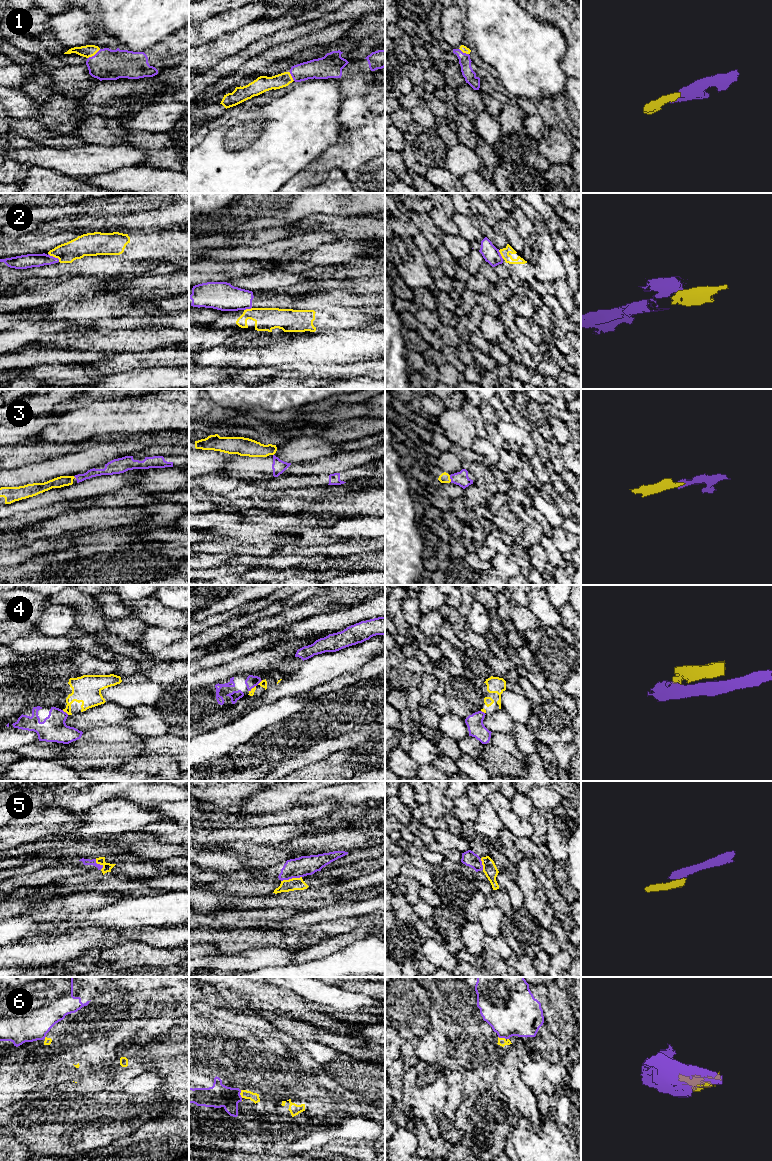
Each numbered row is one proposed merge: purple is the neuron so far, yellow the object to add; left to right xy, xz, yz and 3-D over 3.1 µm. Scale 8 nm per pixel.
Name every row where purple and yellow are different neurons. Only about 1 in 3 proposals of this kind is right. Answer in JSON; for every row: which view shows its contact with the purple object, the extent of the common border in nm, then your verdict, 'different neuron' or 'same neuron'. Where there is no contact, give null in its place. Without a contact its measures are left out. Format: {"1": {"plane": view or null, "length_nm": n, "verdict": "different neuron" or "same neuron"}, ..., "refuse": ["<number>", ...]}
{"1": {"plane": "xy", "length_nm": 130, "verdict": "same neuron"}, "2": {"plane": "xy", "length_nm": 120, "verdict": "same neuron"}, "3": {"plane": "yz", "length_nm": 60, "verdict": "different neuron"}, "4": {"plane": "xy", "length_nm": 70, "verdict": "different neuron"}, "5": {"plane": "xz", "length_nm": 170, "verdict": "different neuron"}, "6": {"plane": "xz", "length_nm": 70, "verdict": "different neuron"}, "refuse": ["3", "4", "5", "6"]}

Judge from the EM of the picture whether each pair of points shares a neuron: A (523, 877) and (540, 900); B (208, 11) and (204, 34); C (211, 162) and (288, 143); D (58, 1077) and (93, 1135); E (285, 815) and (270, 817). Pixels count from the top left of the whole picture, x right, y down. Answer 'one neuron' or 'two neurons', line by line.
A: one neuron
B: two neurons
C: one neuron
D: two neurons
E: one neuron

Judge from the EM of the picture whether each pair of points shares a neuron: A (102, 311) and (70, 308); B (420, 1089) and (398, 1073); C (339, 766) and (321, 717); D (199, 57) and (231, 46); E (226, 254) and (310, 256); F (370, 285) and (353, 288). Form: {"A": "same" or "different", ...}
{"A": "same", "B": "different", "C": "different", "D": "same", "E": "different", "F": "same"}

